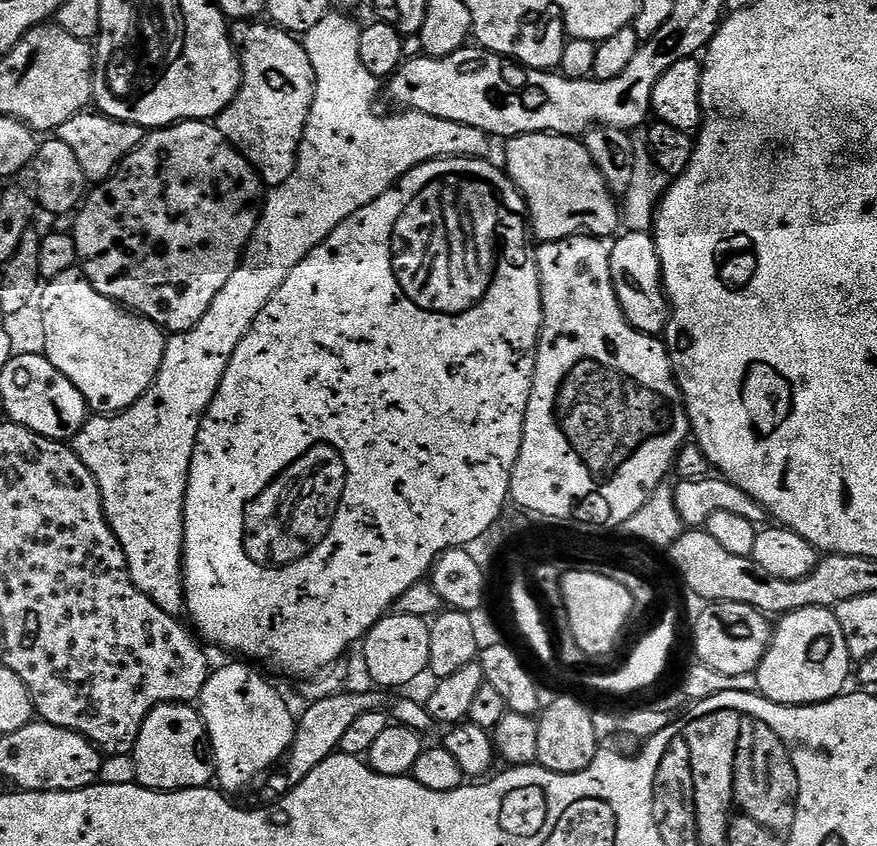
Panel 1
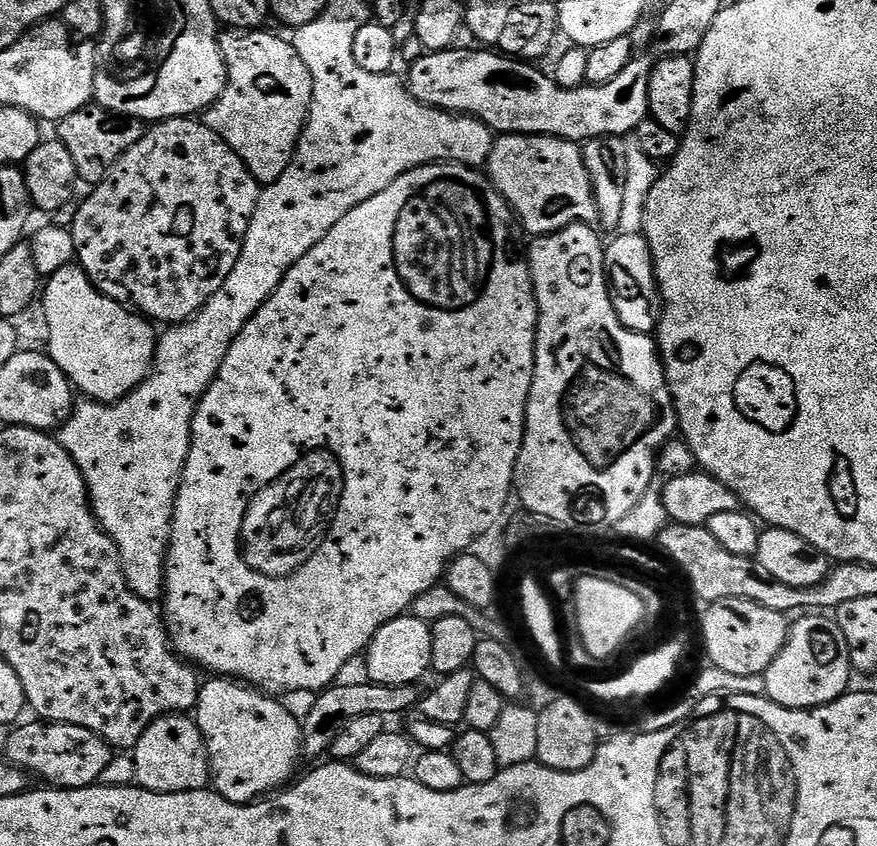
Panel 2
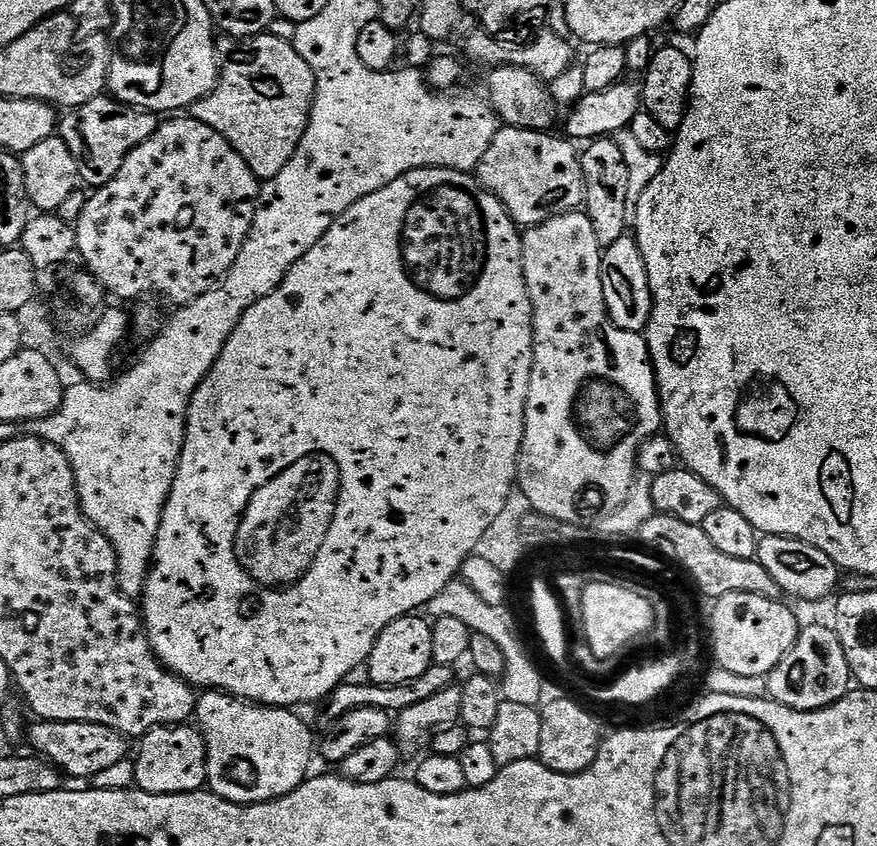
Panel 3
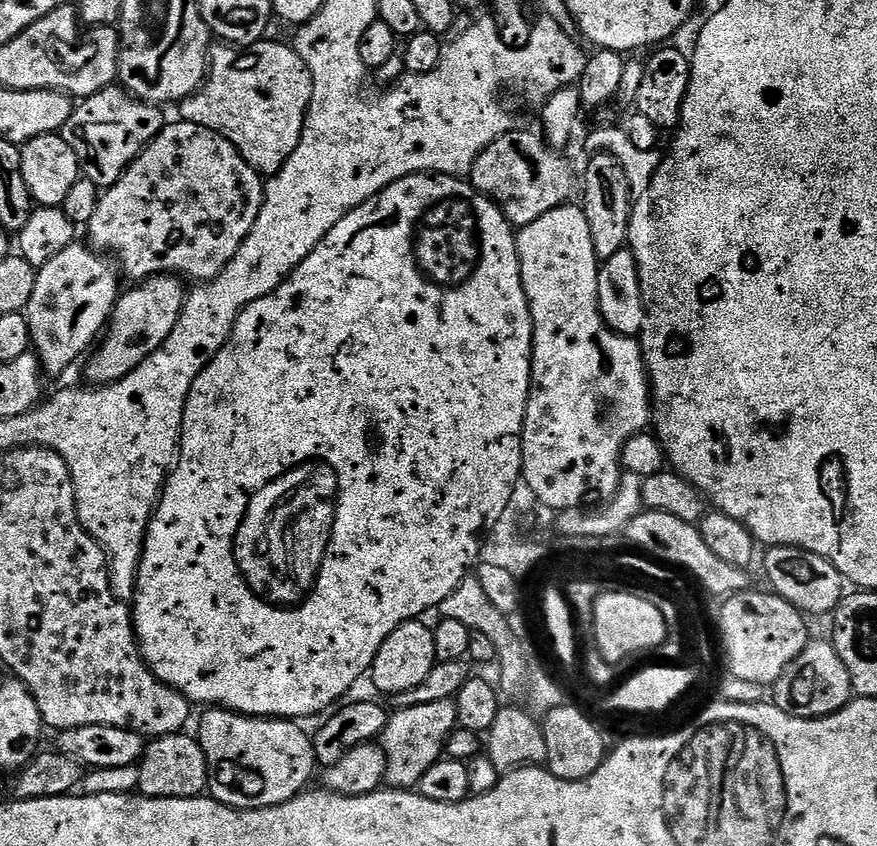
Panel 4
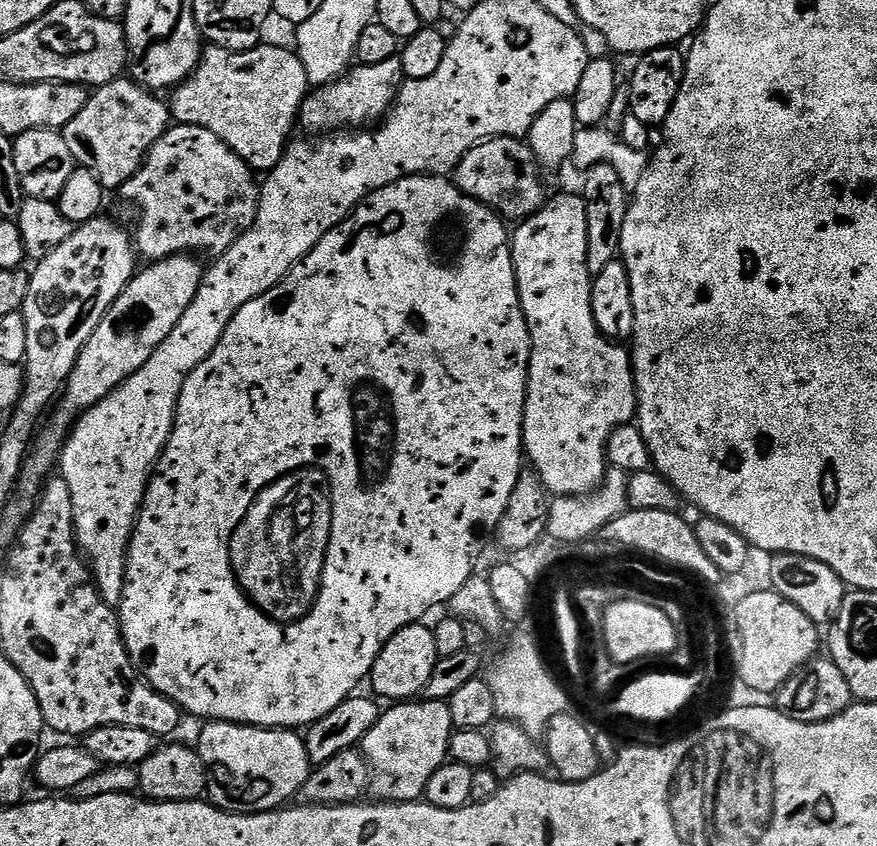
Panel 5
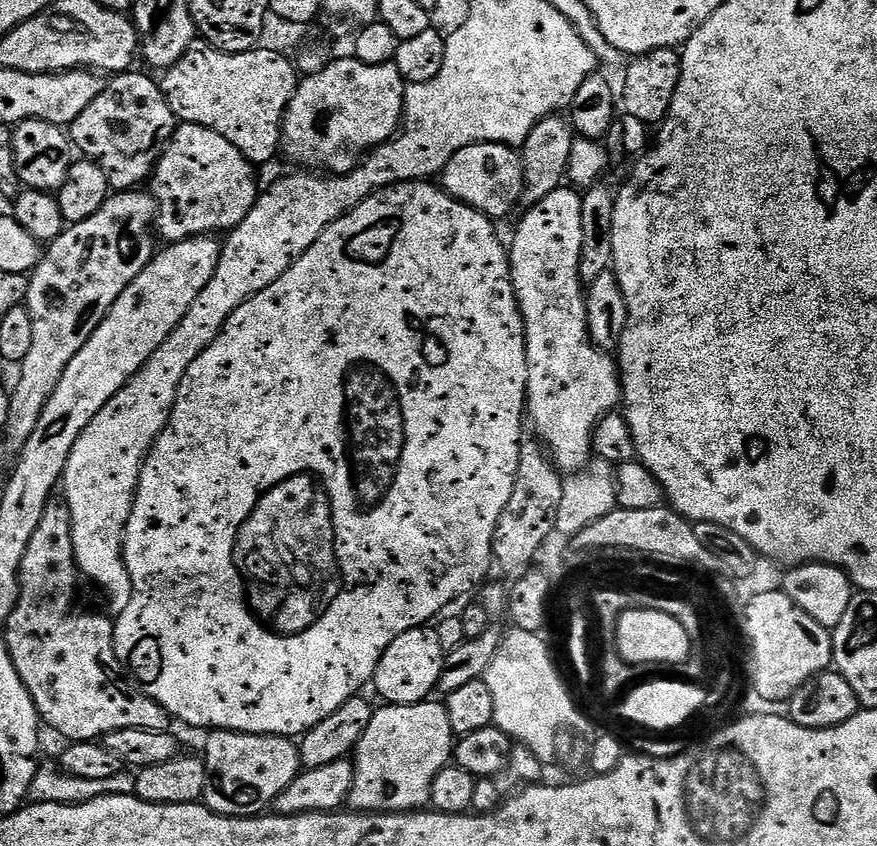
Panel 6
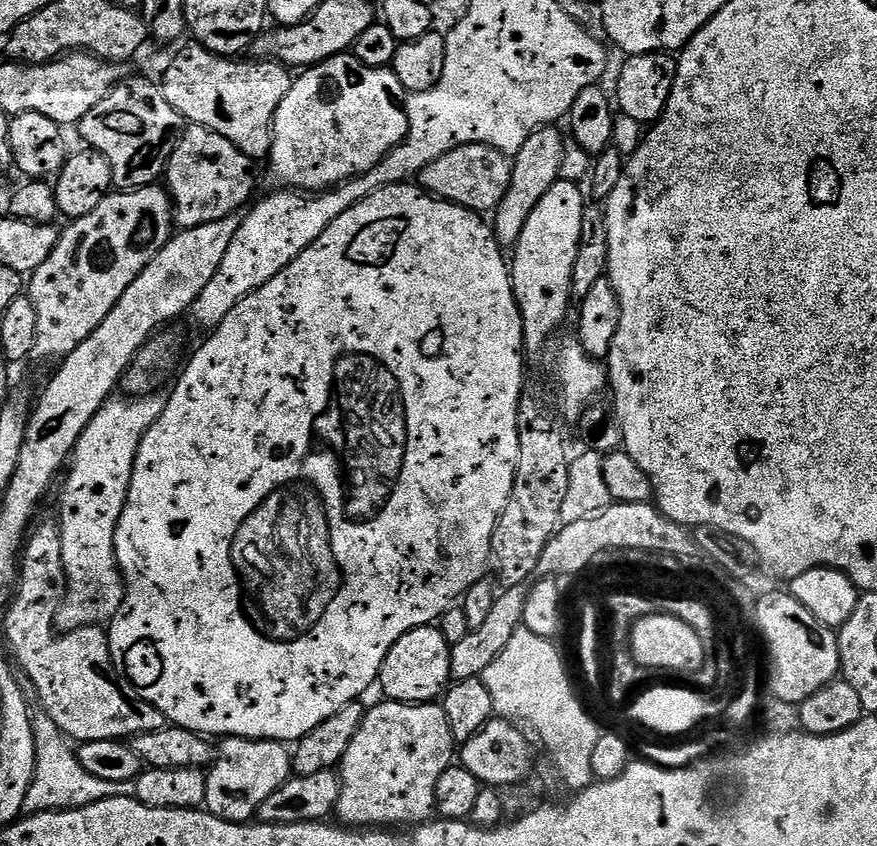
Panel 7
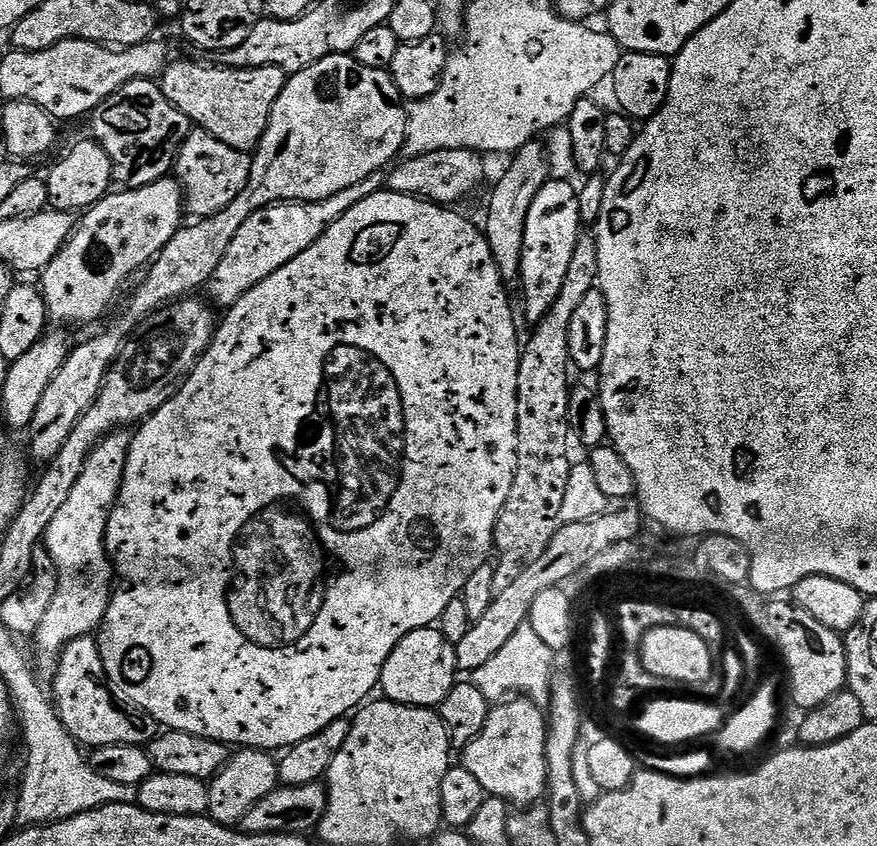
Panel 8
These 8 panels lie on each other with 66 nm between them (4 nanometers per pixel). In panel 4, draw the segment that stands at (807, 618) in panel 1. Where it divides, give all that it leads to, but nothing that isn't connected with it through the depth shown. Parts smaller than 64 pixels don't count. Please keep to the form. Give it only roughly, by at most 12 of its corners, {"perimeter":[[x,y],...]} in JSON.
{"perimeter":[[827,639],[809,642],[772,688],[807,720],[842,710],[850,670]]}

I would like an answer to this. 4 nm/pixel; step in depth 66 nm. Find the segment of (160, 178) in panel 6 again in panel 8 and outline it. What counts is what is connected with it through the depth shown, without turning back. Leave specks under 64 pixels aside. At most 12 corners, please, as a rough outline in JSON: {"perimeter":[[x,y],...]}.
{"perimeter":[[189,131],[174,165],[187,211],[226,210],[250,178],[252,156]]}

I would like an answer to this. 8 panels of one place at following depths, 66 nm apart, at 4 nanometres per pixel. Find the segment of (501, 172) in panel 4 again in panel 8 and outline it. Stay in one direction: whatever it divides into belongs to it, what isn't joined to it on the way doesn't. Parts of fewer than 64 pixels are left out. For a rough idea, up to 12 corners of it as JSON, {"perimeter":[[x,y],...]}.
{"perimeter":[[481,153],[401,159],[390,192],[456,206],[483,182]]}

